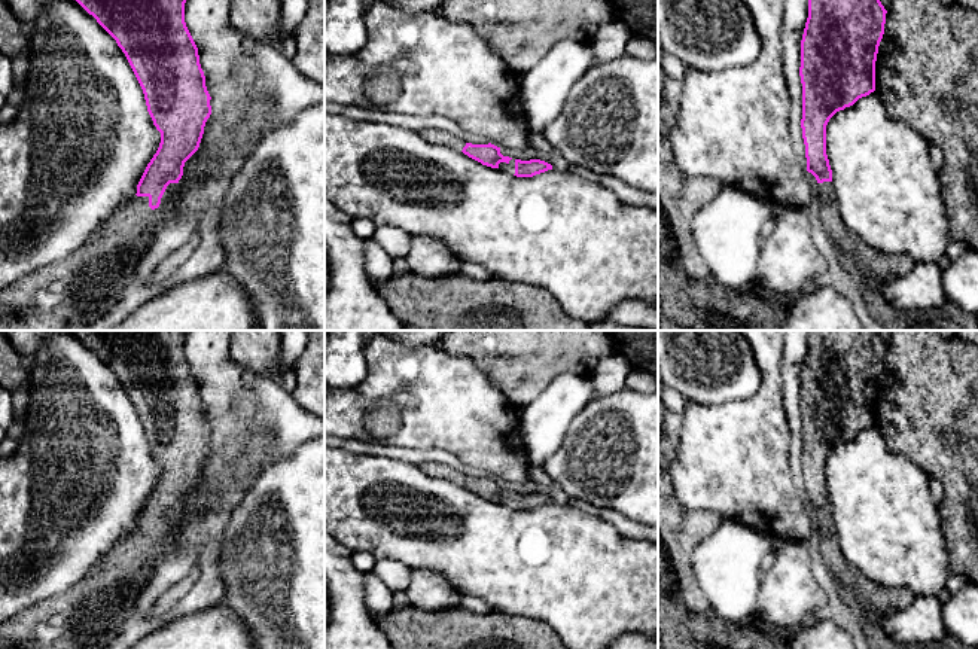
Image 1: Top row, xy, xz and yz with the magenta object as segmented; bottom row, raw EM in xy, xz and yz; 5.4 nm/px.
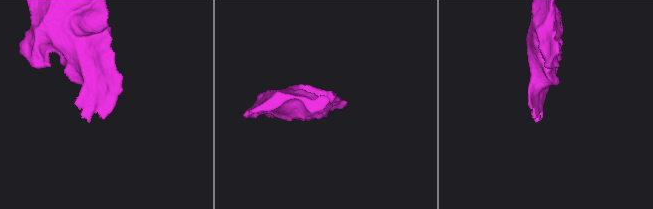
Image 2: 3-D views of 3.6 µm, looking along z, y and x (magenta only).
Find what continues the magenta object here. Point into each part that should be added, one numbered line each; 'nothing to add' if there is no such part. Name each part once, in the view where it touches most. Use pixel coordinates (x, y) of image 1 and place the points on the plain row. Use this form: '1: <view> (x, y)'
1: xy (90, 615)

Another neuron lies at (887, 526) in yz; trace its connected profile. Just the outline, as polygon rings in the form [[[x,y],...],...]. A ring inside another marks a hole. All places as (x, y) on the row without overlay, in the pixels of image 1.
[[[877,424],[837,445],[826,458],[826,488],[843,555],[865,576],[887,588],[907,588],[914,597],[936,597],[951,575],[939,505],[930,497],[930,478],[911,458],[892,451]]]

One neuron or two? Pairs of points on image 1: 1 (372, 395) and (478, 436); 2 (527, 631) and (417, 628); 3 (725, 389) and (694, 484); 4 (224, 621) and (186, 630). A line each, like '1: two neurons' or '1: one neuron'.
1: one neuron
2: one neuron
3: two neurons
4: one neuron

